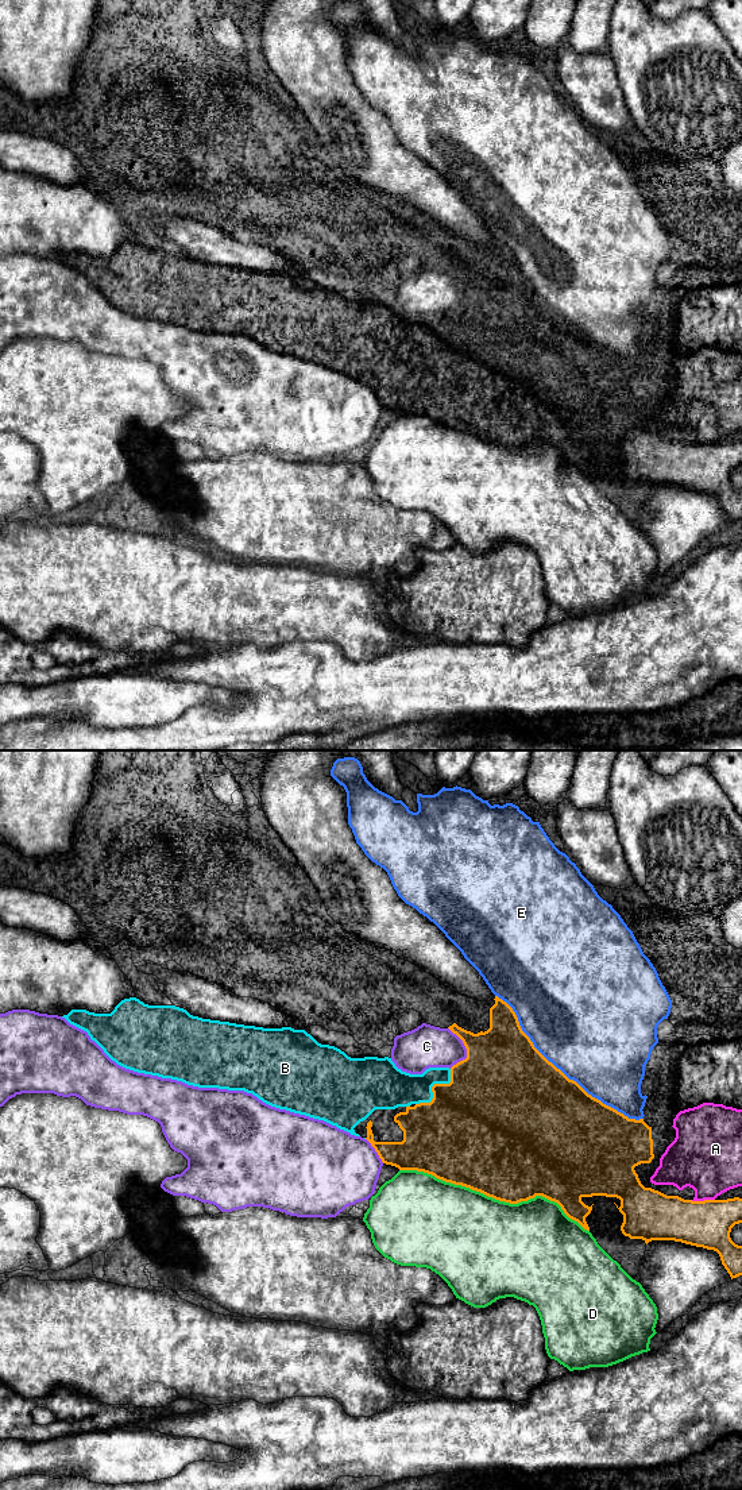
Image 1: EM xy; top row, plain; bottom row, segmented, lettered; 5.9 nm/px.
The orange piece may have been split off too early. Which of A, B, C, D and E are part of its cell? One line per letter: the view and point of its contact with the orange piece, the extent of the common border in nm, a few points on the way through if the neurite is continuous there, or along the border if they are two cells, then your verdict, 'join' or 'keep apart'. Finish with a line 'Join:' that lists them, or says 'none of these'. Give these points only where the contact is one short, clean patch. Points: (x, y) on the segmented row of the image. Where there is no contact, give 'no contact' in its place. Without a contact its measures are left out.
A: meets orange in xy at (702, 1201); contact 140 nm long; keep apart
B: meets orange in xy at (432, 1087); contact 300 nm long; join
C: meets orange in xy at (467, 1050); contact 240 nm long; keep apart
D: meets orange in xy at (495, 1199); contact 1200 nm long; keep apart
E: meets orange in xy at (560, 1070); contact 1150 nm long; keep apart
Join: B

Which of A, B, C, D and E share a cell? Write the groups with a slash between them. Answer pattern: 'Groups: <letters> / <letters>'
Groups: A / B / C / D / E

